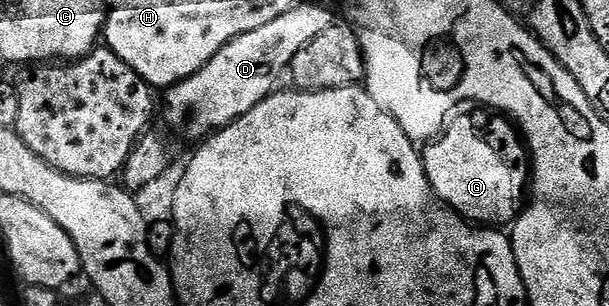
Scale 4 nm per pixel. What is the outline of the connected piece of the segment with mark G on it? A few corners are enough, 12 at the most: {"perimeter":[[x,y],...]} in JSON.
{"perimeter":[[454,117],[424,147],[437,197],[470,223],[517,221],[529,152],[508,117]]}

